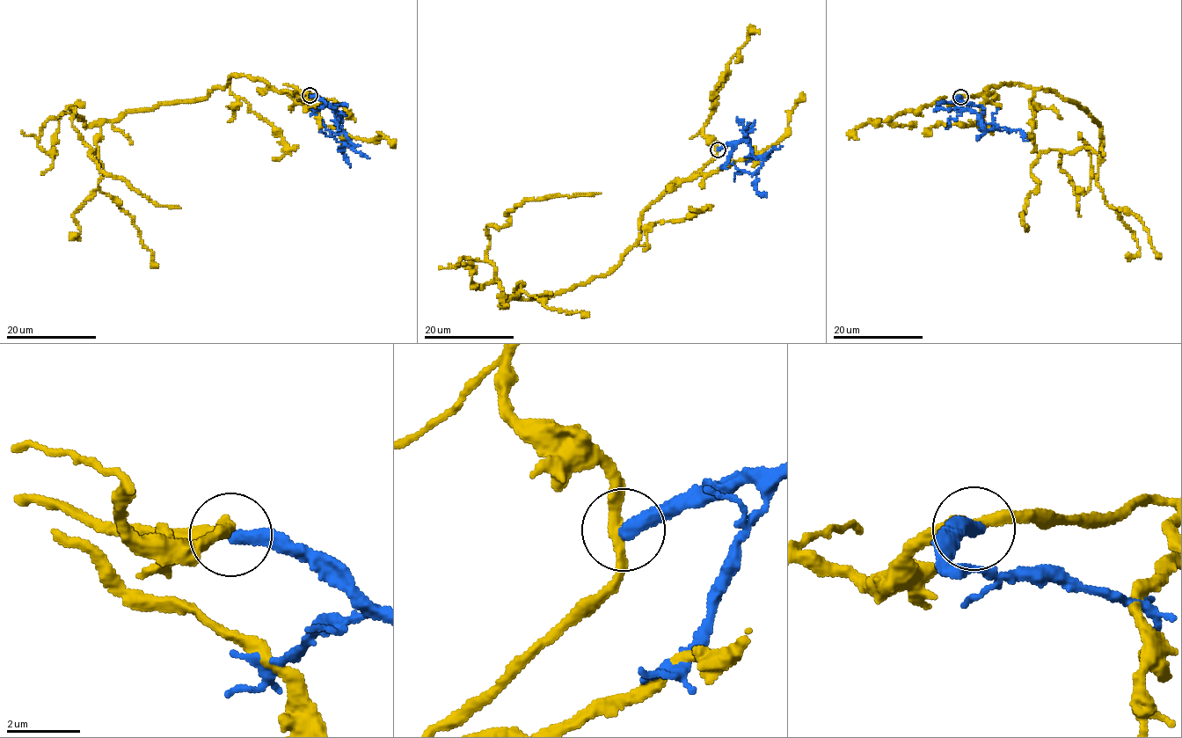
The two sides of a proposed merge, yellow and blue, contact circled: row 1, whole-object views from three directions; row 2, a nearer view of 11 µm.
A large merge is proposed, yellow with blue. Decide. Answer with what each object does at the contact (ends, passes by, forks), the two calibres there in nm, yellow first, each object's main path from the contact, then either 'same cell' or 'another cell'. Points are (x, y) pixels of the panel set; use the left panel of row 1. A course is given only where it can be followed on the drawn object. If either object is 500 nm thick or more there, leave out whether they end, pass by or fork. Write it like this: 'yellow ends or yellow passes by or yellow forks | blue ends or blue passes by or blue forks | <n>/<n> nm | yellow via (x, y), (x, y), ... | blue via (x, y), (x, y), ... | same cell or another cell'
yellow passes by | blue ends | 280/400 nm | yellow via (310, 94), (233, 75), (207, 97), (113, 121), (86, 126), (72, 108), (98, 167), (181, 208) | blue via (310, 95), (319, 97), (340, 117), (341, 130), (351, 144), (342, 145), (341, 151), (350, 167) | another cell

